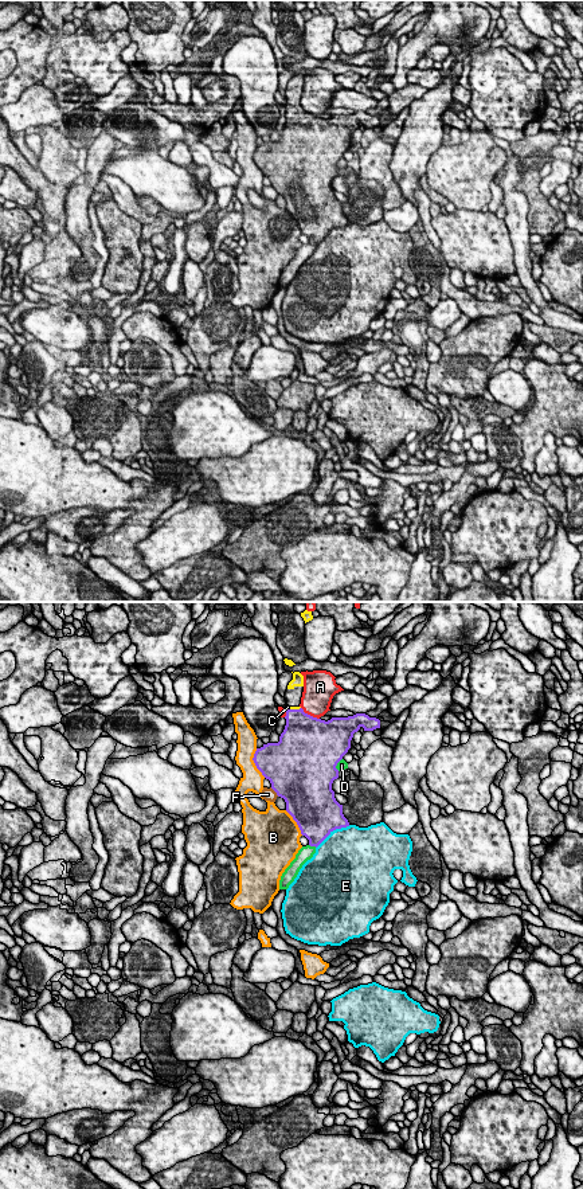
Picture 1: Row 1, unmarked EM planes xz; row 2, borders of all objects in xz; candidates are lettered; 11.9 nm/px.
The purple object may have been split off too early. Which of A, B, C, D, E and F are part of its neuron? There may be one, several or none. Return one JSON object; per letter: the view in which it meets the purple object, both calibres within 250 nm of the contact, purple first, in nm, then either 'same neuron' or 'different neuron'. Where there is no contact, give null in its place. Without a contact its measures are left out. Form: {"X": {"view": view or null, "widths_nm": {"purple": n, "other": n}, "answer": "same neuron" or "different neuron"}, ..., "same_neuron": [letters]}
{"A": {"view": "xz", "widths_nm": {"purple": 500, "other": 360}, "answer": "different neuron"}, "B": {"view": "xz", "widths_nm": {"purple": 440, "other": 260}, "answer": "different neuron"}, "C": {"view": "xz", "widths_nm": {"purple": 380, "other": 50}, "answer": "same neuron"}, "D": {"view": "xz", "widths_nm": {"purple": 380, "other": 170}, "answer": "different neuron"}, "E": {"view": "xz", "widths_nm": {"purple": 500, "other": 480}, "answer": "different neuron"}, "F": {"view": "xz", "widths_nm": {"purple": 500, "other": 160}, "answer": "different neuron"}, "same_neuron": ["C"]}

